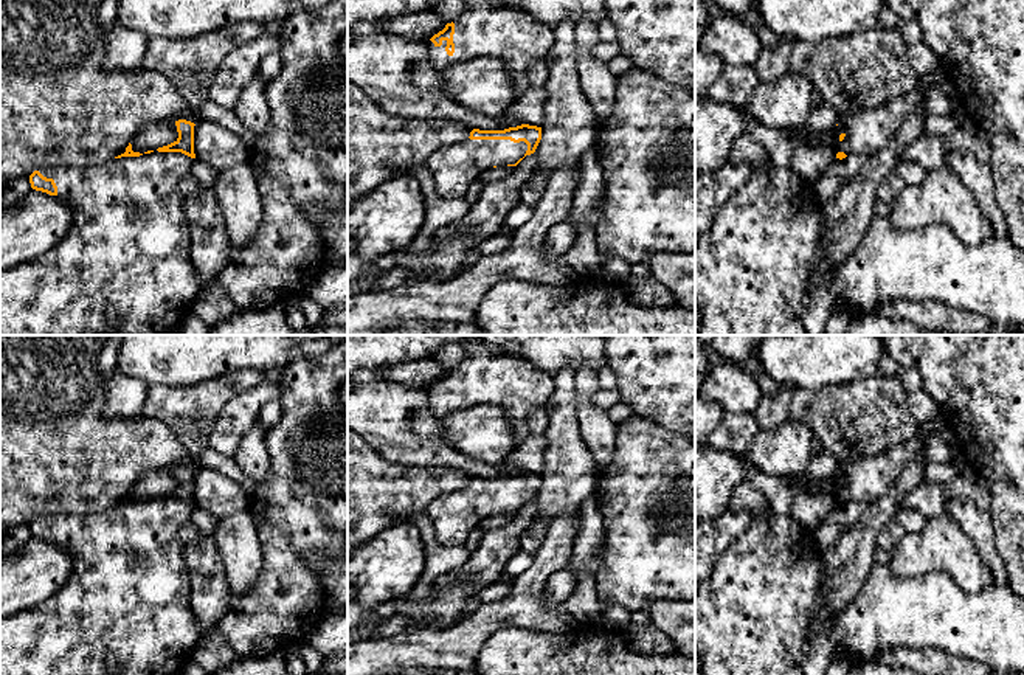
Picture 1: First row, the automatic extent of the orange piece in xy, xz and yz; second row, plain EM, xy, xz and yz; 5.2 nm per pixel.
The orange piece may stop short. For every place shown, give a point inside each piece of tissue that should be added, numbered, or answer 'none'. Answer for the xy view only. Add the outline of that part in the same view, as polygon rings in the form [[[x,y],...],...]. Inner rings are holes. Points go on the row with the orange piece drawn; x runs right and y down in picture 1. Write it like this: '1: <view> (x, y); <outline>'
1: xy (124, 267); [[[154,151],[140,157],[113,158],[88,168],[37,169],[43,177],[54,180],[57,196],[71,206],[71,227],[51,250],[11,268],[0,268],[0,335],[172,335],[182,320],[192,313],[192,304],[202,289],[191,261],[191,233],[185,216],[185,197],[178,189],[178,182],[189,174],[192,161],[194,158],[182,152]]]

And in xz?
1: xz (455, 168); [[[464,140],[434,151],[425,166],[434,178],[438,197],[464,199],[469,186],[493,166],[515,164],[524,157],[528,144],[510,140]]]

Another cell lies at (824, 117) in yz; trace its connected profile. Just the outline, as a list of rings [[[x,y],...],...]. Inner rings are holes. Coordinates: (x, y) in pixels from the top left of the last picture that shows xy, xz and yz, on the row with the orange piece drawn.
[[[824,101],[821,106],[813,106],[805,129],[813,132],[830,130],[838,124],[839,115],[835,106]]]

